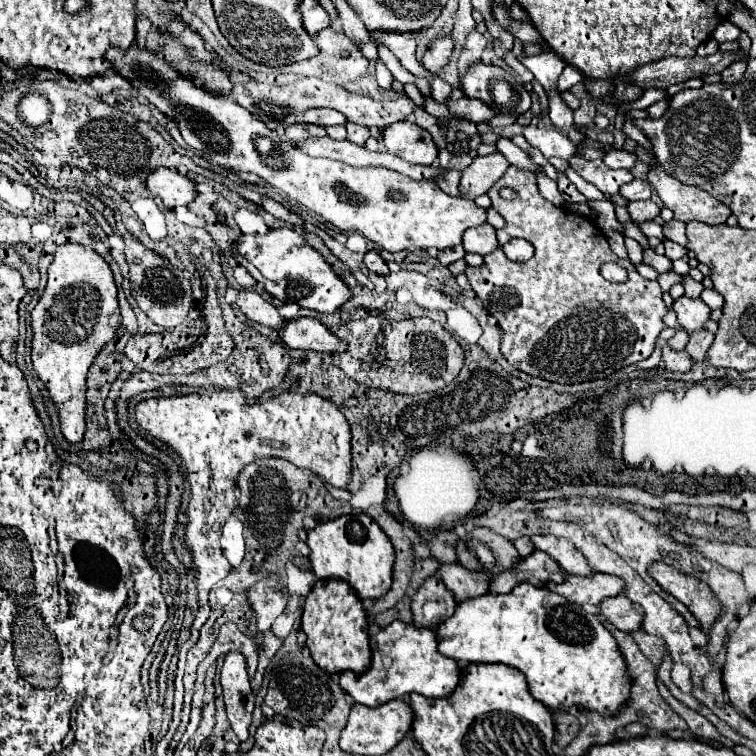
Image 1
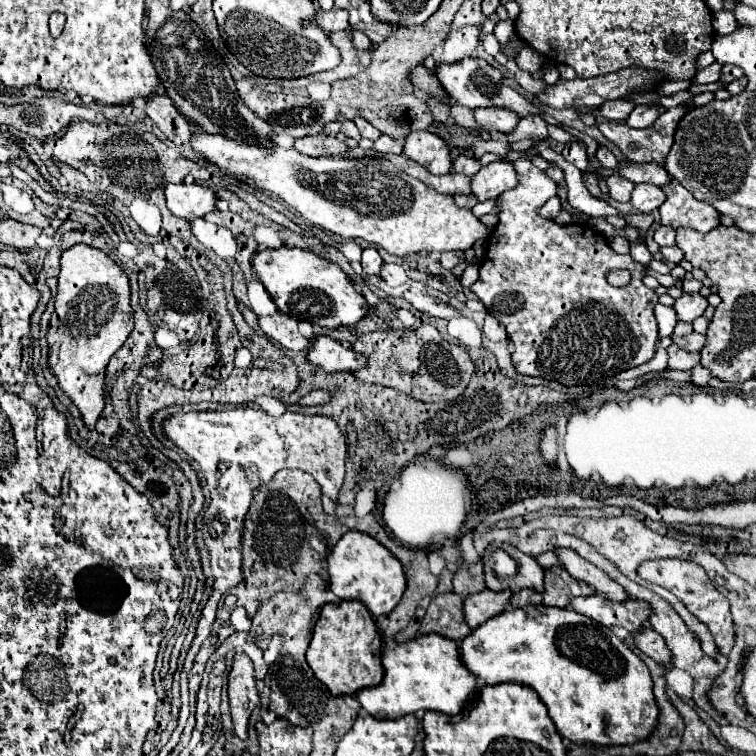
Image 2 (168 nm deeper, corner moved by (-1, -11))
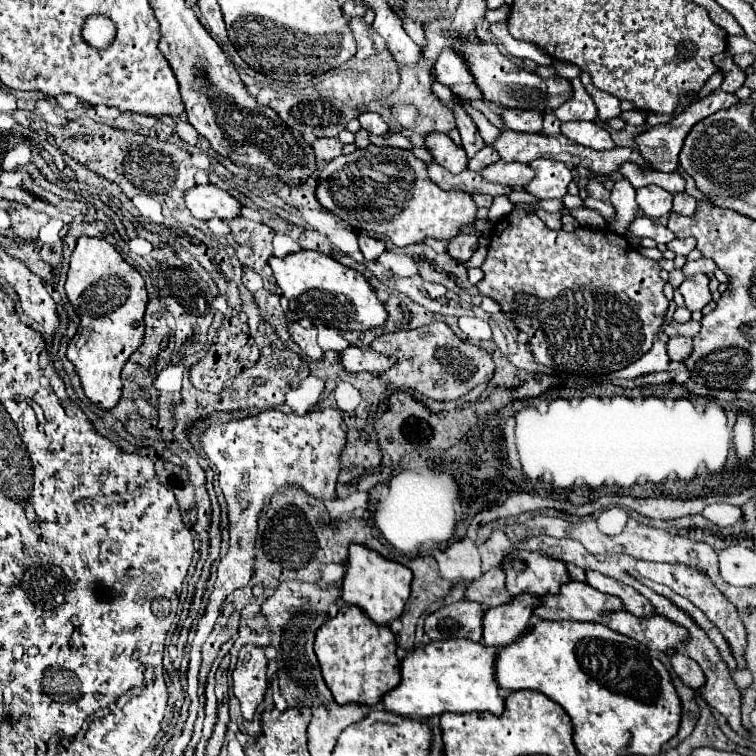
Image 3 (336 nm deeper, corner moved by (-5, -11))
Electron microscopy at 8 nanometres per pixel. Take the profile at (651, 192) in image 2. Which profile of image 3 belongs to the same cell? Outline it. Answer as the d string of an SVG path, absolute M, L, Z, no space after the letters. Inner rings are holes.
M647 185L647 187L637 189L637 203L639 203L641 211L651 219L669 215L671 201L673 201L673 195L657 185Z

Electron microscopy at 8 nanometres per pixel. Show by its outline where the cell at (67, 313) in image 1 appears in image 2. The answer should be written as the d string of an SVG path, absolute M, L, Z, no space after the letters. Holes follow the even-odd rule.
M73 245L61 255L55 311L47 329L49 369L59 389L77 405L89 431L103 411L103 379L109 359L133 331L127 275L103 251L89 245Z

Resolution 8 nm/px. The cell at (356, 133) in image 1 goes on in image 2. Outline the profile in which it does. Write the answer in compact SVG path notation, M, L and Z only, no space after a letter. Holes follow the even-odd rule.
M355 117L353 121L355 121L355 125L357 125L357 129L359 129L359 133L361 133L361 137L363 137L363 139L377 141L377 137L381 135L381 133L379 133L371 123L367 123L363 117Z

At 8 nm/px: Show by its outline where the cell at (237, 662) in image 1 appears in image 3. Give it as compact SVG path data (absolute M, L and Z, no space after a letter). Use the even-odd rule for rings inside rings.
M243 645L233 671L235 697L241 703L243 717L249 721L267 691L267 657L259 645Z

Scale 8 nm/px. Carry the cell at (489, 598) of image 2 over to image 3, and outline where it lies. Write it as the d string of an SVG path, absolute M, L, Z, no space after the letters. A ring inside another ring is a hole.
M519 595L505 607L493 607L483 617L483 643L503 647L515 643L529 631L533 609L541 605L541 597Z

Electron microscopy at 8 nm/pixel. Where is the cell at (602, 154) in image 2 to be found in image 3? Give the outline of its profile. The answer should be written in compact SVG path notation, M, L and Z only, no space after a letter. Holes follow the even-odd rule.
M573 121L573 123L561 123L561 133L569 139L573 139L575 143L581 143L585 147L593 147L593 149L609 149L613 147L613 139L607 133L607 129L603 129L601 125L593 123L593 121Z

